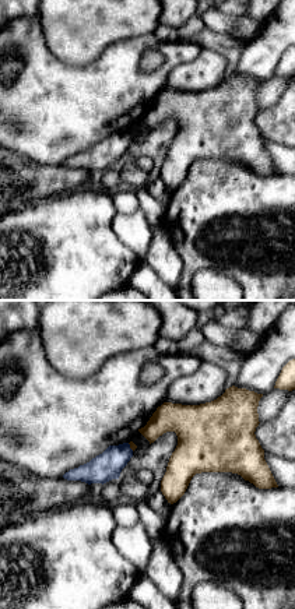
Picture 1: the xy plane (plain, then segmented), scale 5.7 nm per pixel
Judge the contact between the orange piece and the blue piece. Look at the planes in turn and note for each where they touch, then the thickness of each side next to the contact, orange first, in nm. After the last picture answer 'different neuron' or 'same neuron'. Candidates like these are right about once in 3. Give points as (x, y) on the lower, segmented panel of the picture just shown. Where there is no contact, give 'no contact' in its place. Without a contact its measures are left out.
meets orange at (130, 447); 40 nm thick on the orange side, 160 nm on the other

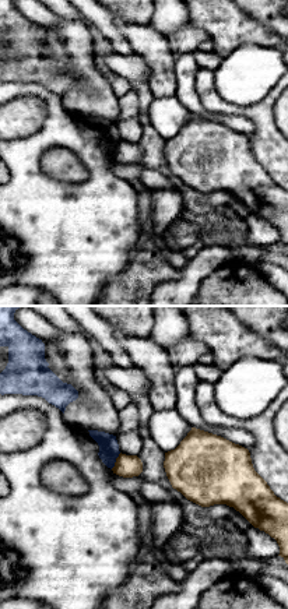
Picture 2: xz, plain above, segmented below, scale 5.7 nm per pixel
meets orange at (116, 461); 130 nm thick on the orange side, 110 nm on the other

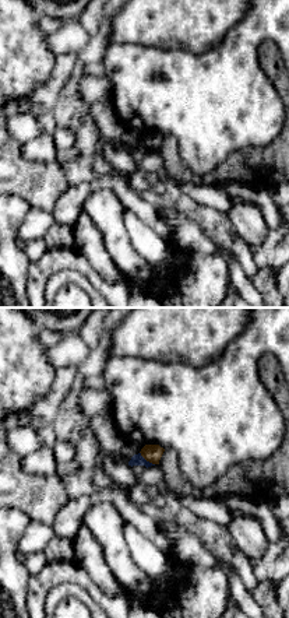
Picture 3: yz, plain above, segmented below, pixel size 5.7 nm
meets orange at (147, 460); 110 nm thick on the orange side, 60 nm on the other

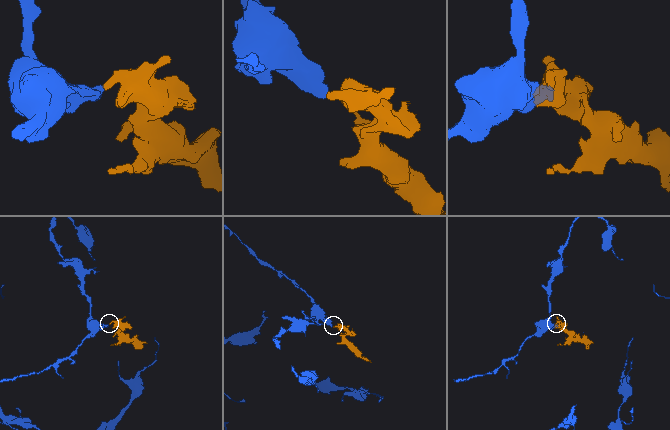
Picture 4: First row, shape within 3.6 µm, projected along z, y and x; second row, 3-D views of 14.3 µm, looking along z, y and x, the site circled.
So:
different neuron

